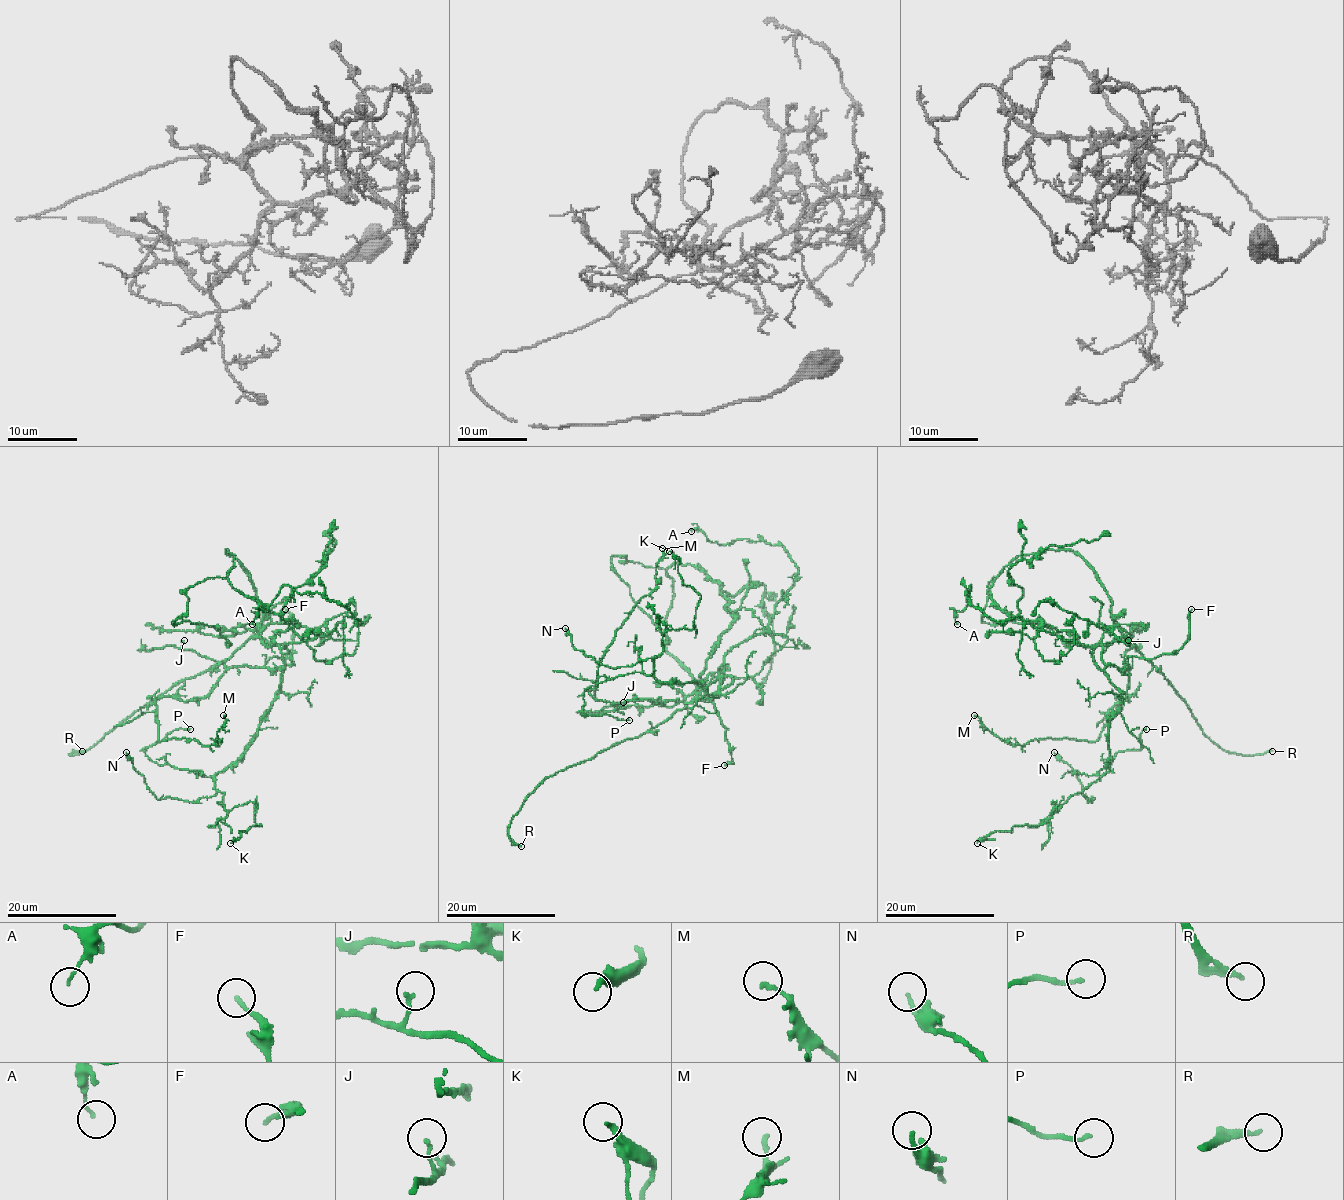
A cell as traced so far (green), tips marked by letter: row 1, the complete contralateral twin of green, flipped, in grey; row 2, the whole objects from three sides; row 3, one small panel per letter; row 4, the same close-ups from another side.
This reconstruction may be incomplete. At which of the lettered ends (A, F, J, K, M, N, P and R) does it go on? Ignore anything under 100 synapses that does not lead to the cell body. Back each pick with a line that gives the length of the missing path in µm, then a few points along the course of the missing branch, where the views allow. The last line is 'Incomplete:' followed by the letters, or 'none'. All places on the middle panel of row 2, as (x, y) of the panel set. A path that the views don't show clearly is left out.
R: about 40 µm are missing
Incomplete: R

